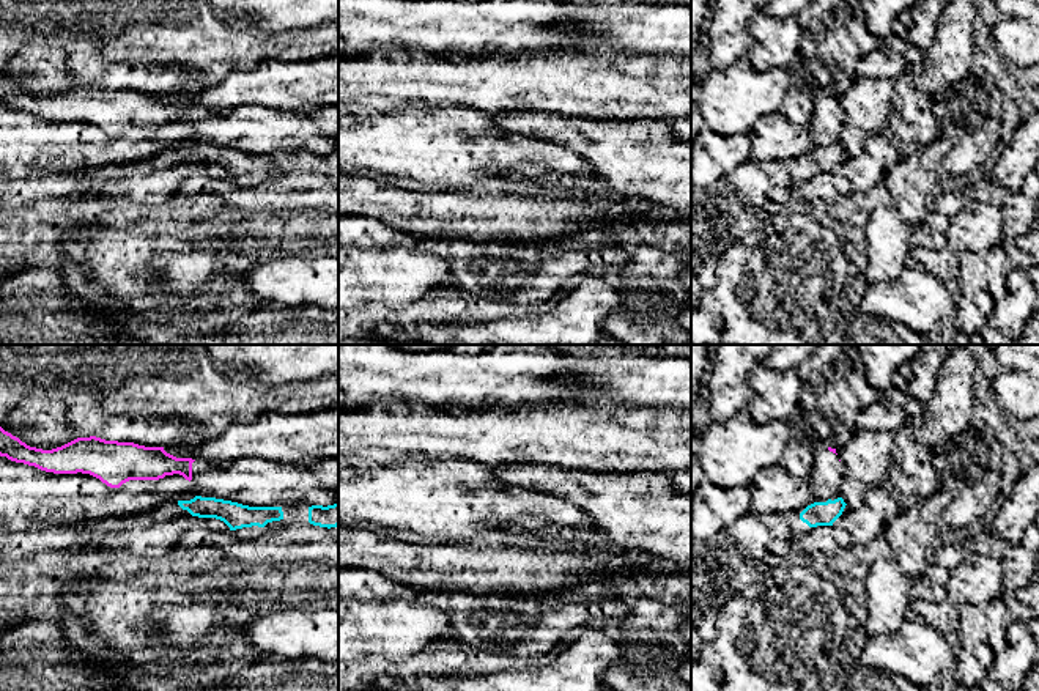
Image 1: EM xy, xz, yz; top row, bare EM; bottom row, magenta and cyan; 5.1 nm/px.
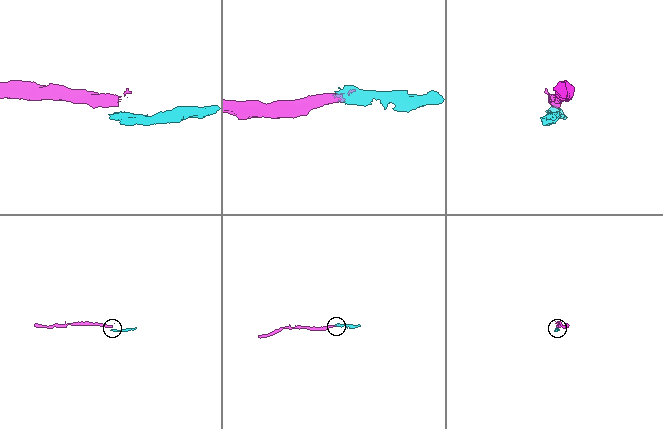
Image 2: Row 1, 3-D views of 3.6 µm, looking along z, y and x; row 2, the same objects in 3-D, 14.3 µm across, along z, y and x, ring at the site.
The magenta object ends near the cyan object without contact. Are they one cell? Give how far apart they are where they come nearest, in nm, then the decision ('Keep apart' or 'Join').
Distance 90 nm. Keep apart

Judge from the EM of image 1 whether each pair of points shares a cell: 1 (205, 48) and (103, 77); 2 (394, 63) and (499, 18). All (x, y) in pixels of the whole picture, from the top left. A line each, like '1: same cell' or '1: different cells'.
1: same cell
2: different cells

